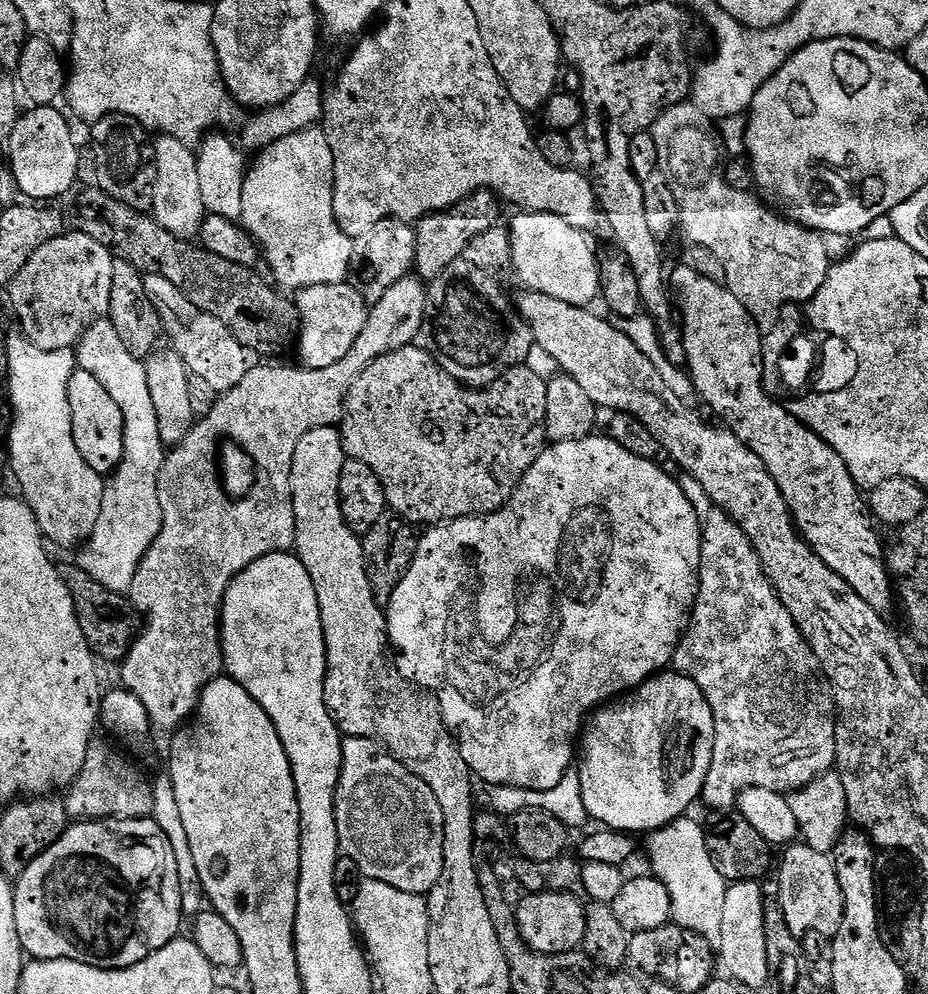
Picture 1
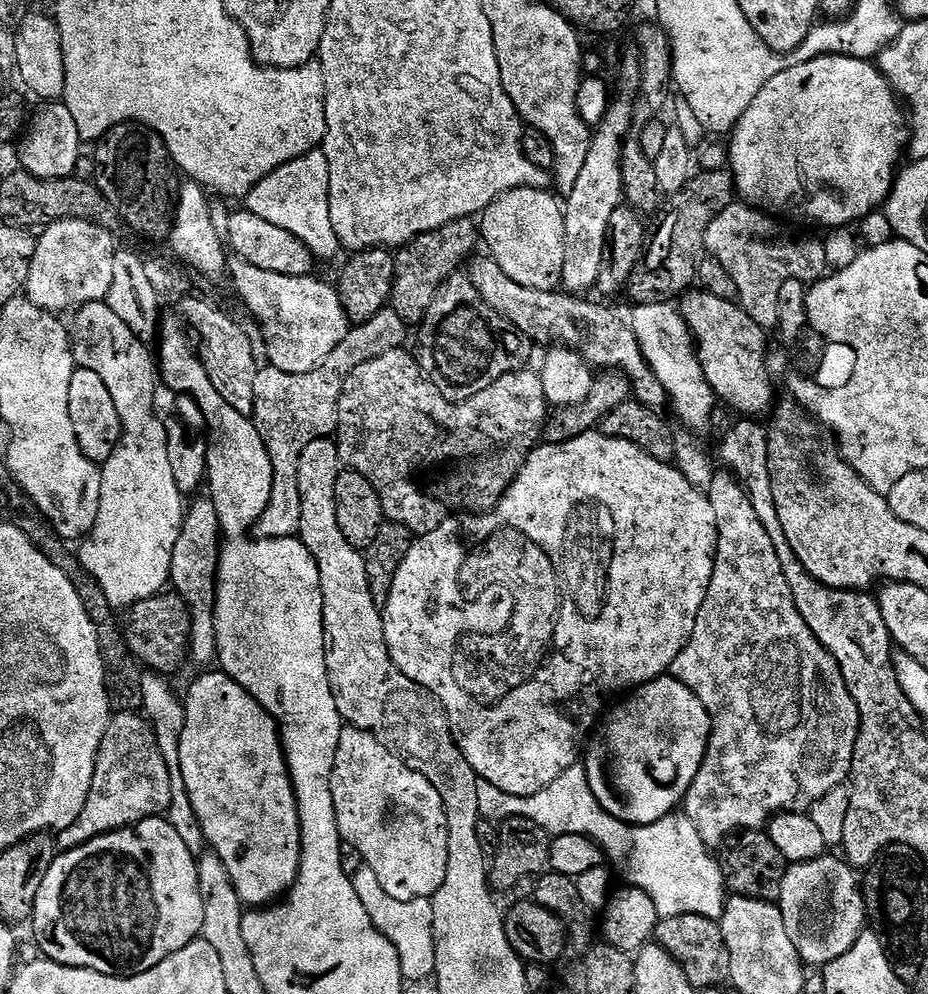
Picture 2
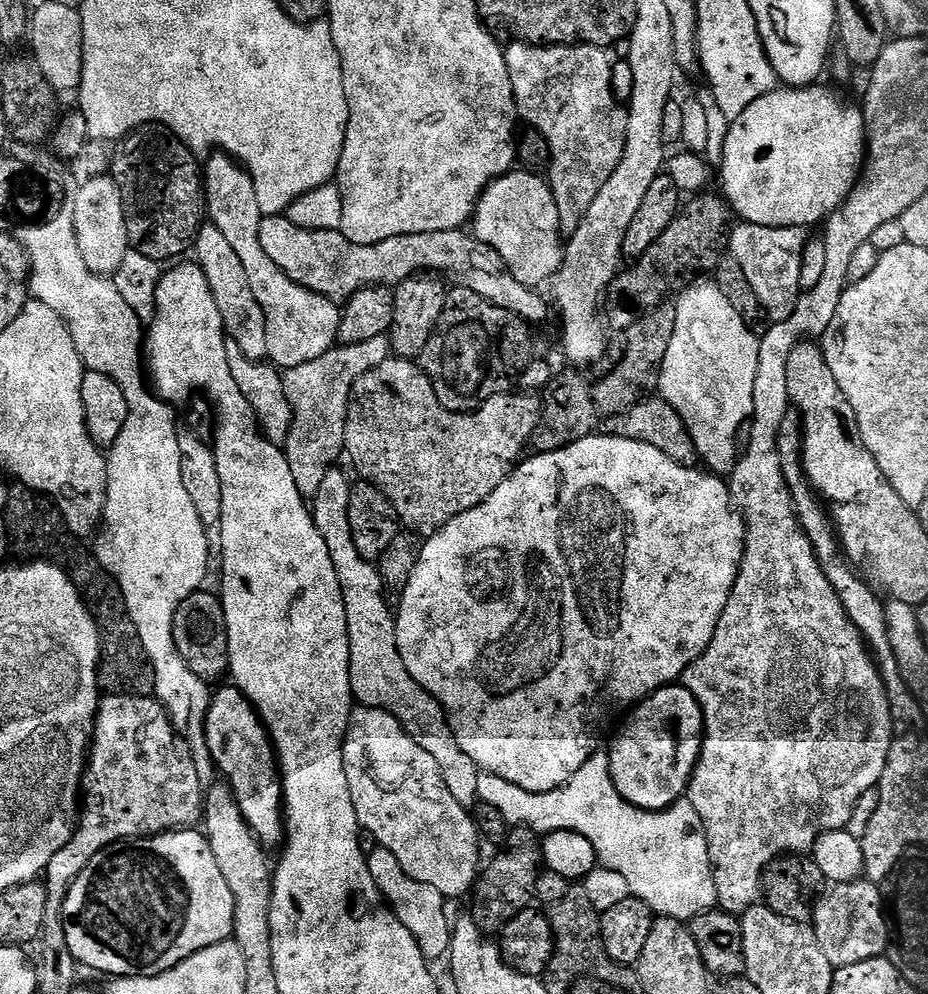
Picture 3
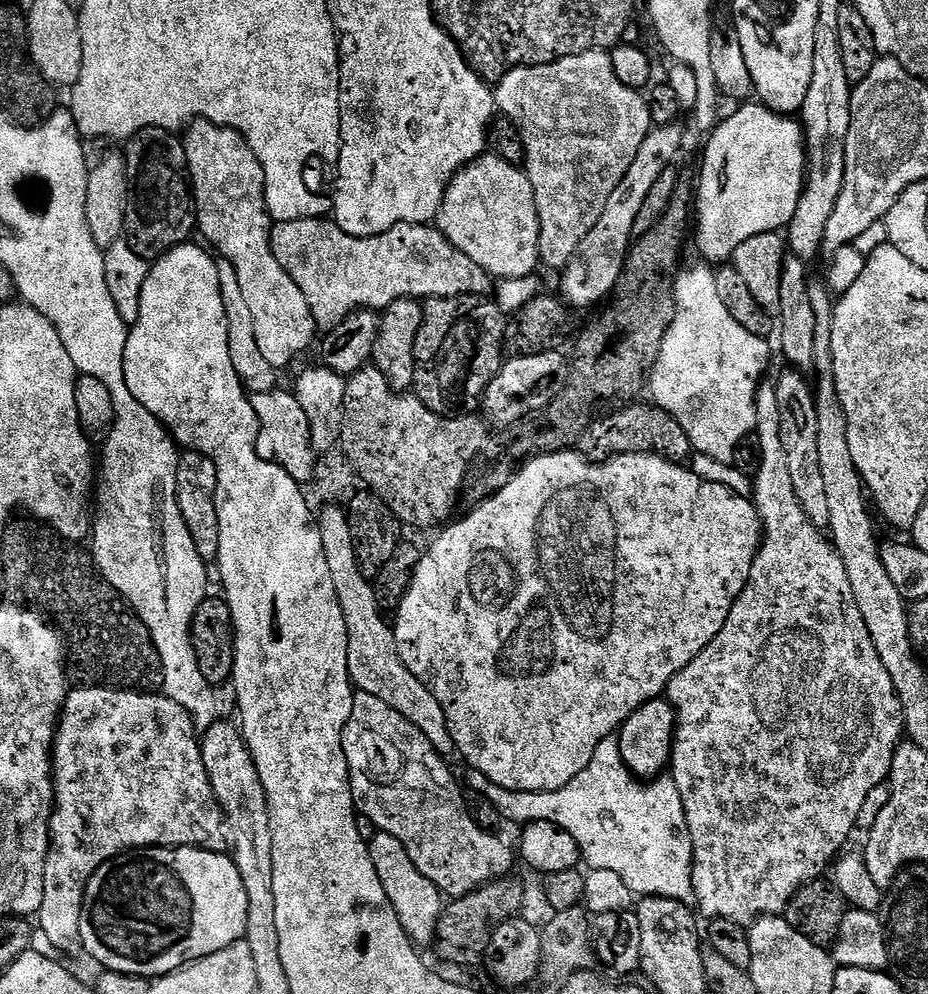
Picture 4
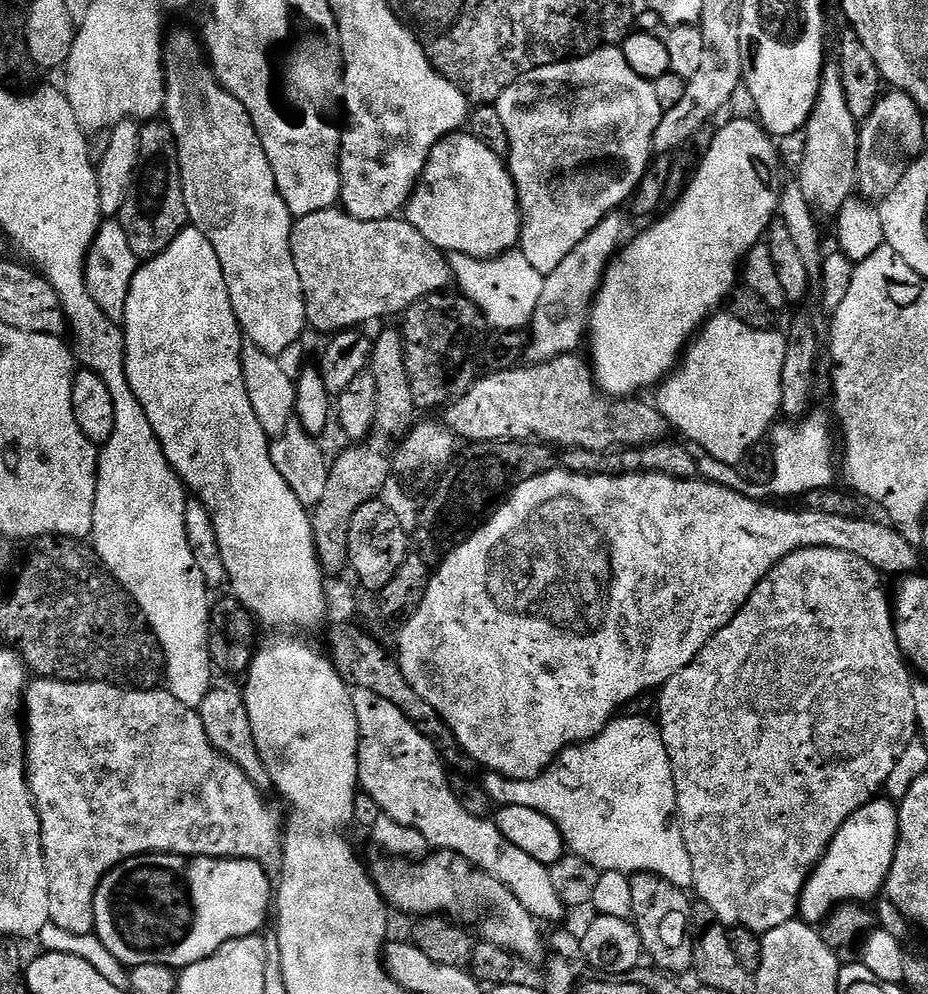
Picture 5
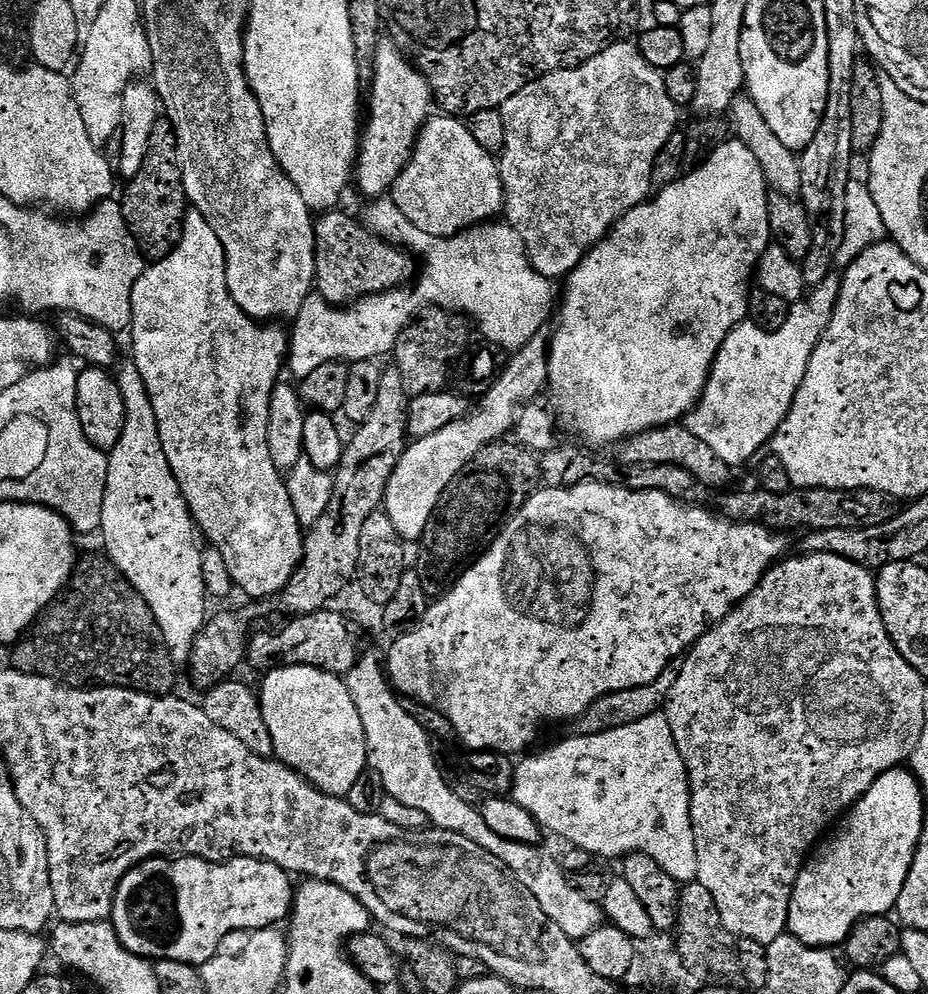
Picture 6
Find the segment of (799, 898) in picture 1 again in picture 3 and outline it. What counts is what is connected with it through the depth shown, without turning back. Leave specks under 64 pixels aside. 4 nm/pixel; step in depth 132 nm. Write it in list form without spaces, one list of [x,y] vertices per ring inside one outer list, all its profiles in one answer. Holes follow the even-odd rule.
[[[864,878],[845,884],[832,884],[819,893],[811,909],[810,928],[816,945],[822,958],[826,958],[833,969],[854,966],[858,962],[875,960],[885,955],[888,946],[888,921],[884,918],[881,897],[876,897],[876,892],[871,887],[875,888]]]

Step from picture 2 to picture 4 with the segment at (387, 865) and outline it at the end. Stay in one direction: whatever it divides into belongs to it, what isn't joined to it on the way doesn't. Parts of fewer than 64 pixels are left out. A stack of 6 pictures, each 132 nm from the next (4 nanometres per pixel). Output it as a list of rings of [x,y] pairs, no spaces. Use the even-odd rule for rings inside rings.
[[[359,690],[353,691],[350,718],[344,727],[344,753],[350,770],[352,801],[356,804],[357,813],[370,818],[377,832],[398,838],[398,842],[406,846],[410,862],[414,862],[414,866],[418,866],[418,870],[422,870],[422,874],[426,874],[426,878],[430,878],[430,882],[434,882],[434,886],[445,897],[464,896],[513,871],[513,849],[511,852],[496,834],[487,828],[480,828],[472,821],[466,807],[465,793],[460,793],[440,753],[433,750],[430,742],[426,742],[422,730],[406,722],[406,718],[402,718],[398,710],[386,706],[382,698],[374,698],[374,694]]]

